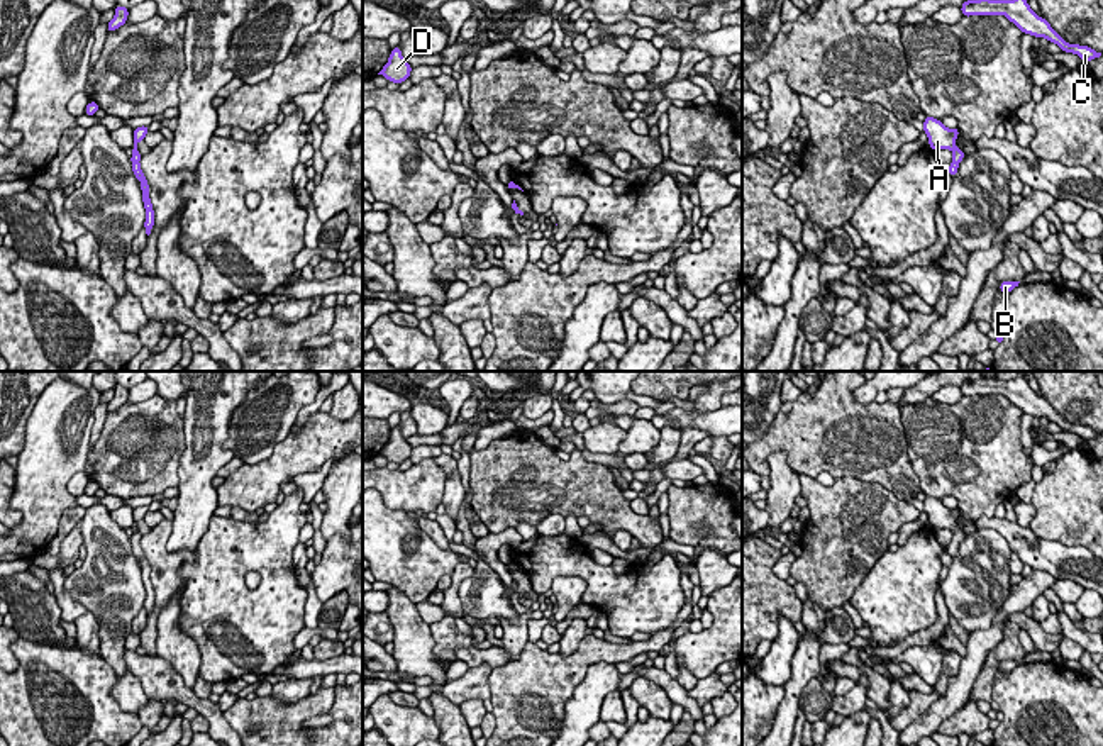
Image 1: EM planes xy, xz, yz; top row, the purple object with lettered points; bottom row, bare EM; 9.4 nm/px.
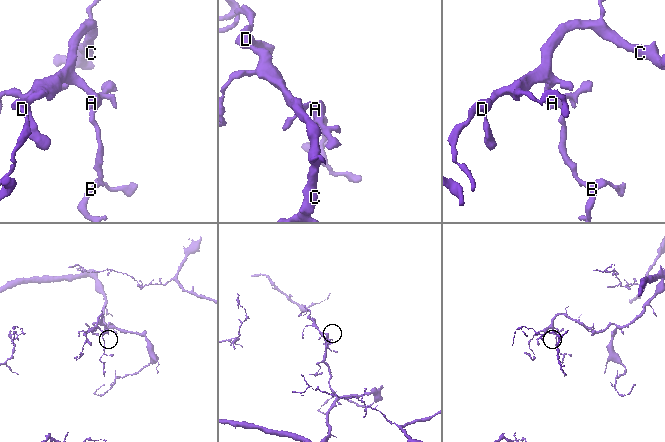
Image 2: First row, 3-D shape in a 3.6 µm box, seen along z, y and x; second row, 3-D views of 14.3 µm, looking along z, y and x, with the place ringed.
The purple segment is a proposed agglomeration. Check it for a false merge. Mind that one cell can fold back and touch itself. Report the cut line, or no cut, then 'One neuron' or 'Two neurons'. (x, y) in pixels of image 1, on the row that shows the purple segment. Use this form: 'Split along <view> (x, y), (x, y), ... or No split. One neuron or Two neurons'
No split. One neuron

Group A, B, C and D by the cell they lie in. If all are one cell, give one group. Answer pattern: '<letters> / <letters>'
A B C D

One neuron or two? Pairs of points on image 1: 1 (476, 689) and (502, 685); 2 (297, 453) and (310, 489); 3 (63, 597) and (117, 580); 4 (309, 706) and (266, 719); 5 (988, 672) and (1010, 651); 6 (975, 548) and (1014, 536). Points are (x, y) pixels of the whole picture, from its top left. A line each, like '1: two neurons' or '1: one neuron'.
1: two neurons
2: two neurons
3: two neurons
4: one neuron
5: one neuron
6: two neurons

